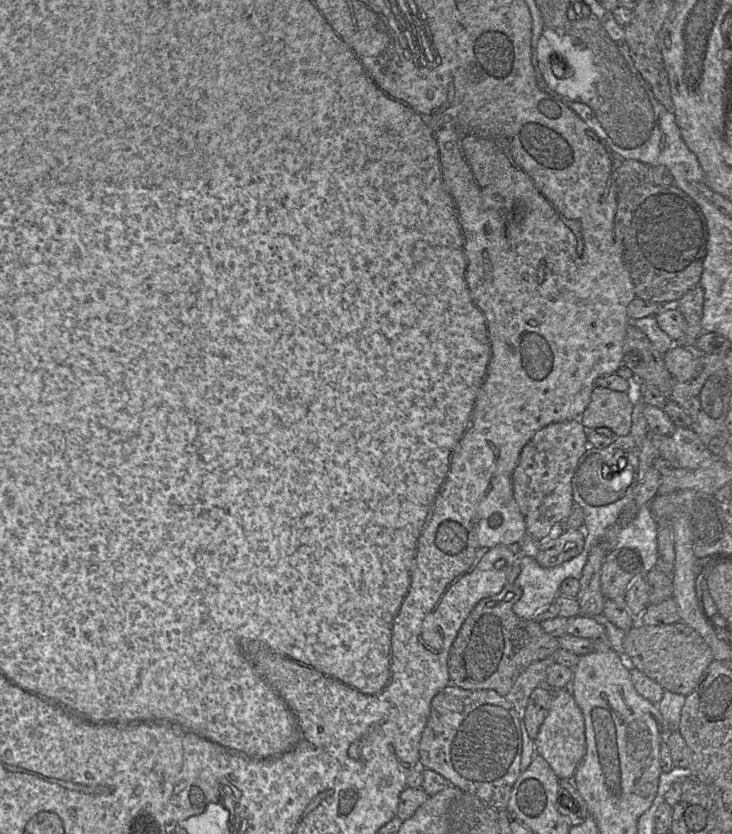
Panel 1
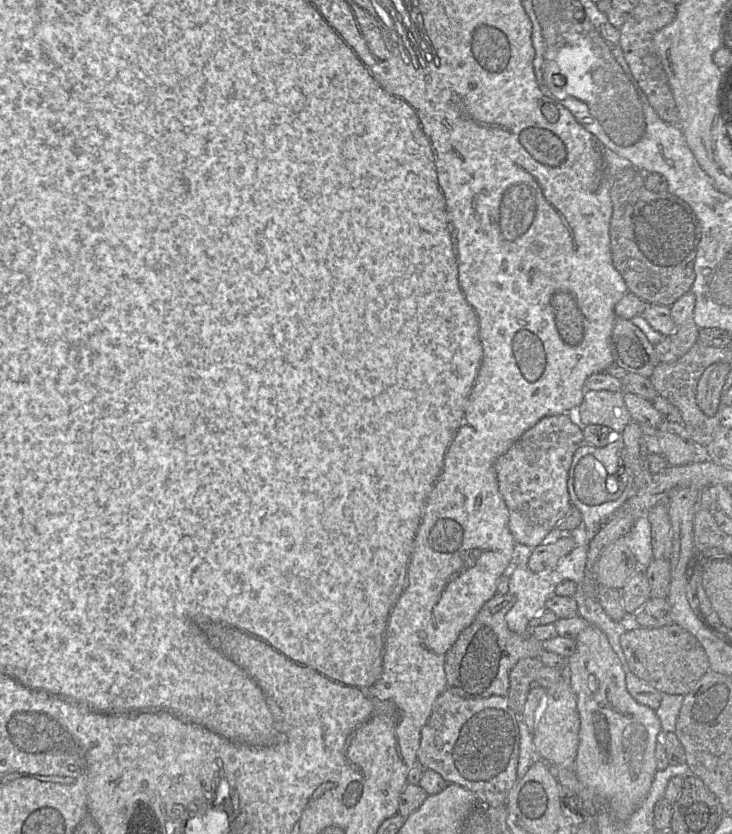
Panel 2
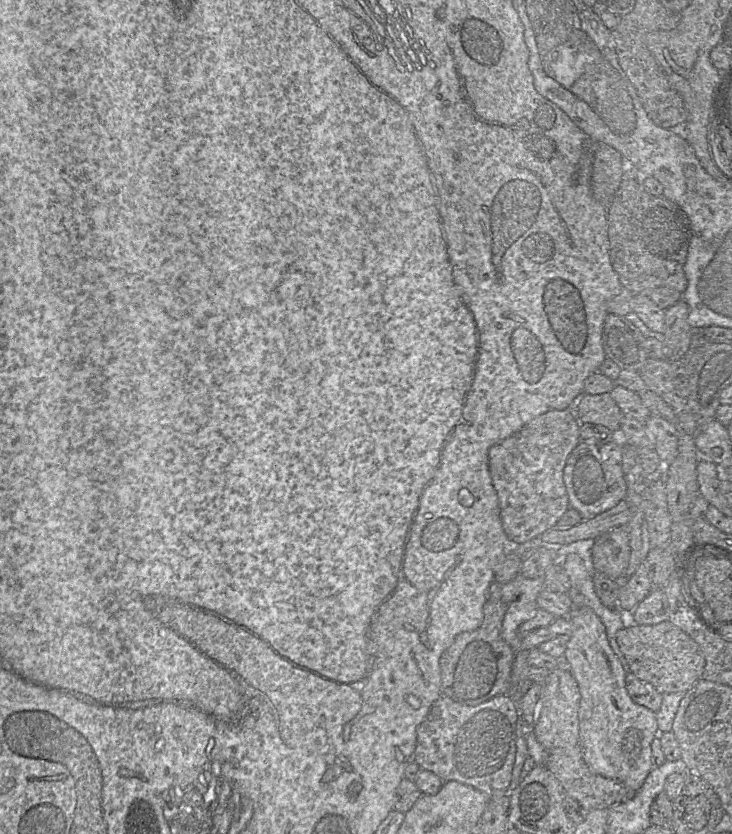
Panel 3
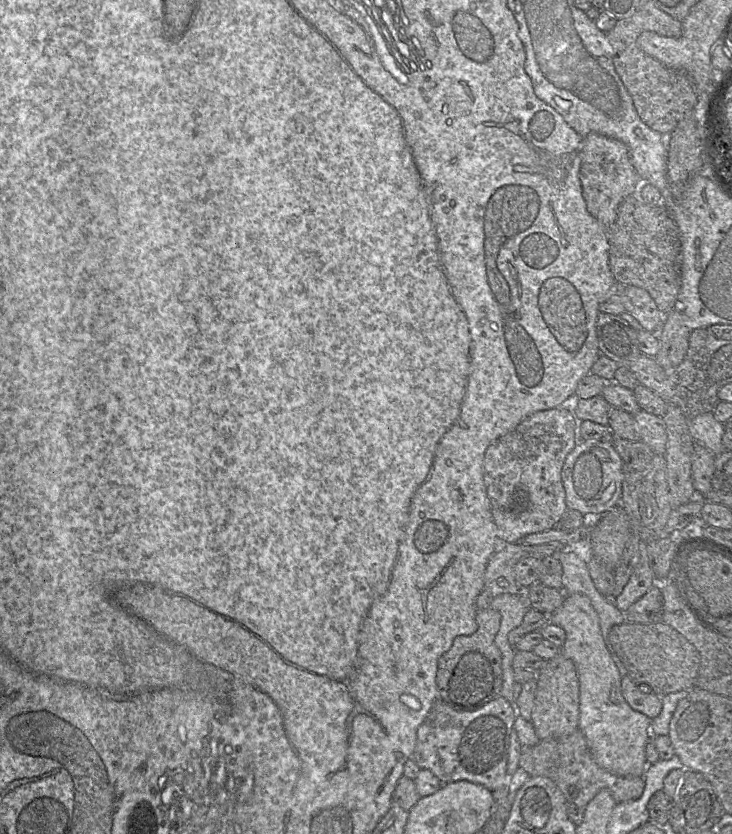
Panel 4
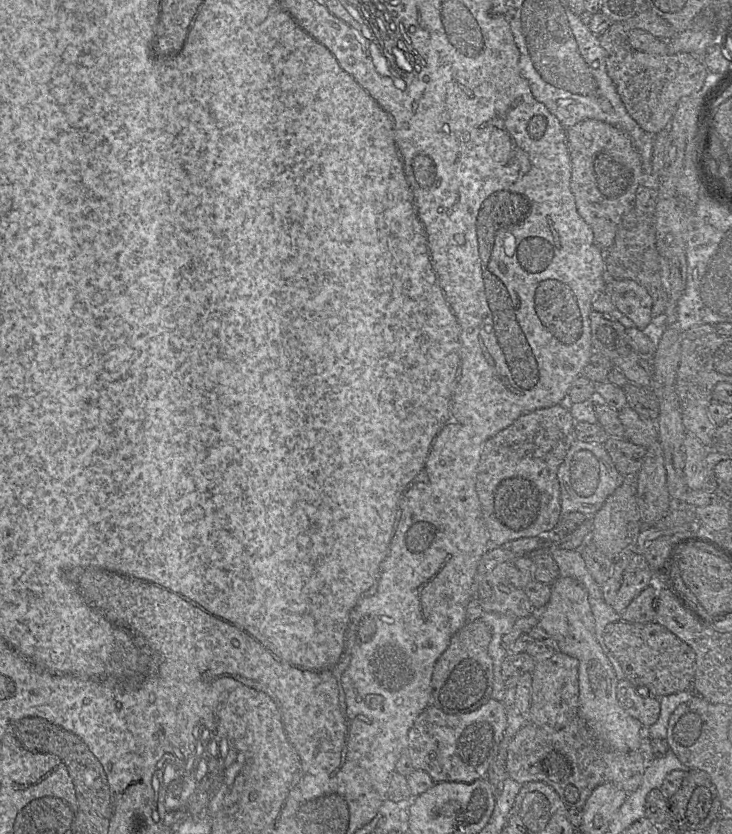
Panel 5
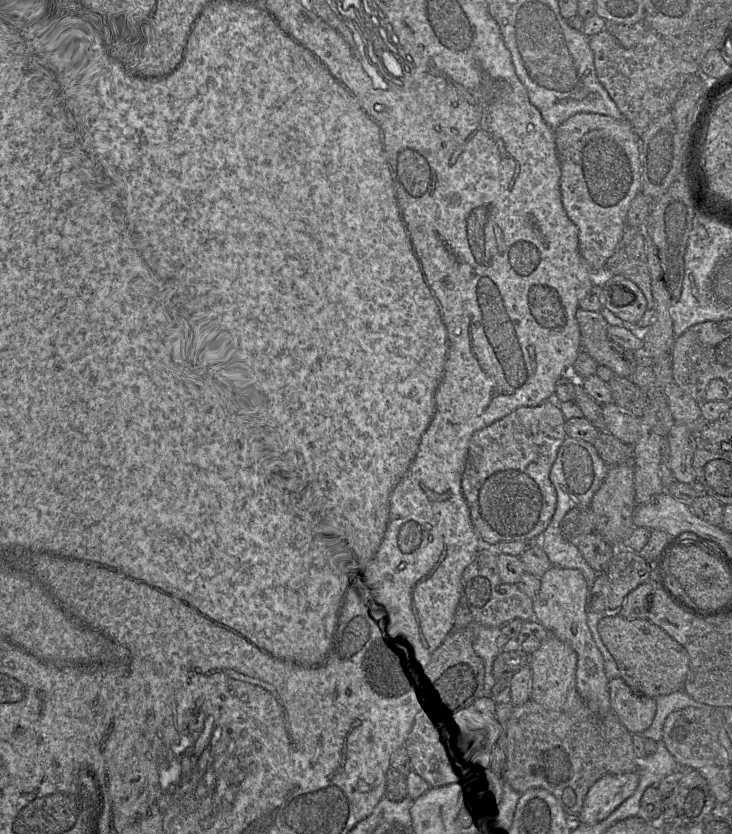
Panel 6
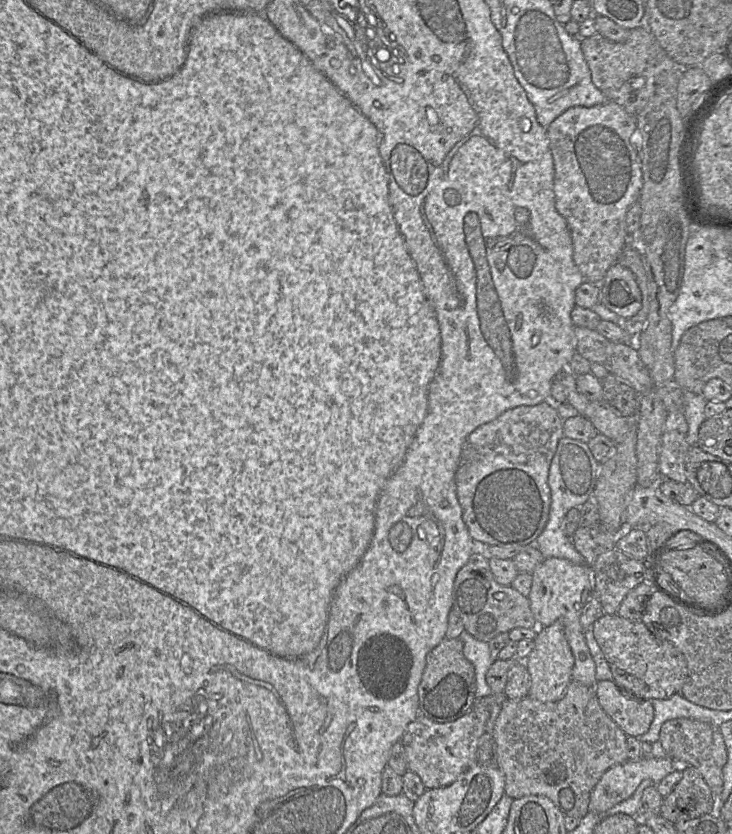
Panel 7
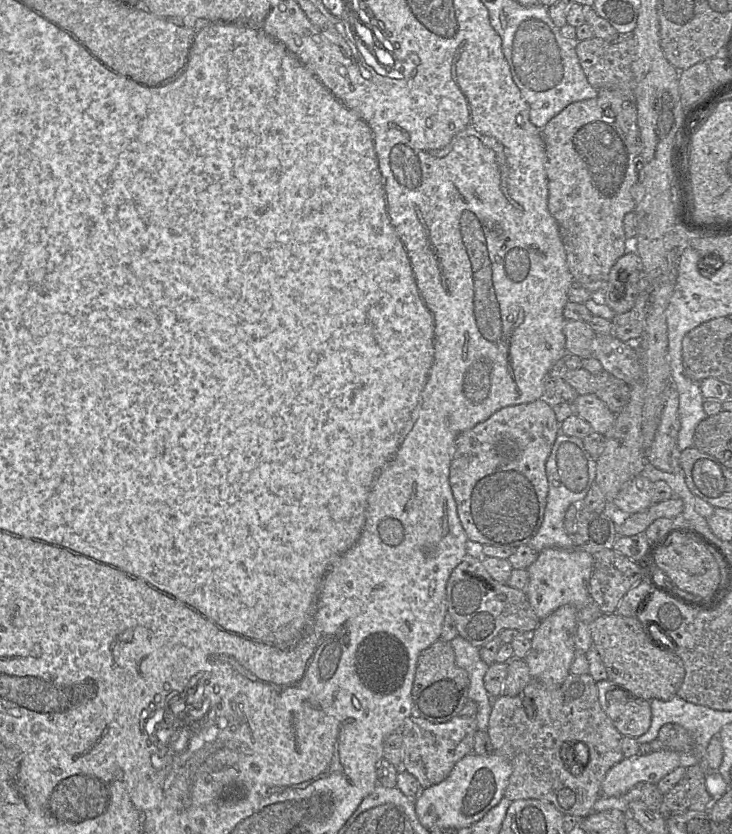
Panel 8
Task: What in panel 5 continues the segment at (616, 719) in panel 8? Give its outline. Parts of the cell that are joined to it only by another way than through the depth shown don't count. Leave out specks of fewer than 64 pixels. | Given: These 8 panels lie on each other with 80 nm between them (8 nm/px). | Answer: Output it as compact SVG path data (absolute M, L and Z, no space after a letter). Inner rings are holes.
M627 679L618 681L616 696L620 706L639 720L643 727L649 728L657 721L660 713L659 698L640 696L636 687Z

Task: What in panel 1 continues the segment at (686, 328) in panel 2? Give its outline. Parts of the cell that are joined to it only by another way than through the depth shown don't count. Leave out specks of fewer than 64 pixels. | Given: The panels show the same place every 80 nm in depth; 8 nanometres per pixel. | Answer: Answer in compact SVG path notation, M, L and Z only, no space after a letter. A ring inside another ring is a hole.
M698 284L688 290L677 302L676 307L685 317L687 329L683 337L674 340L676 344L693 347L694 342L702 333L701 318L703 315L704 289Z

